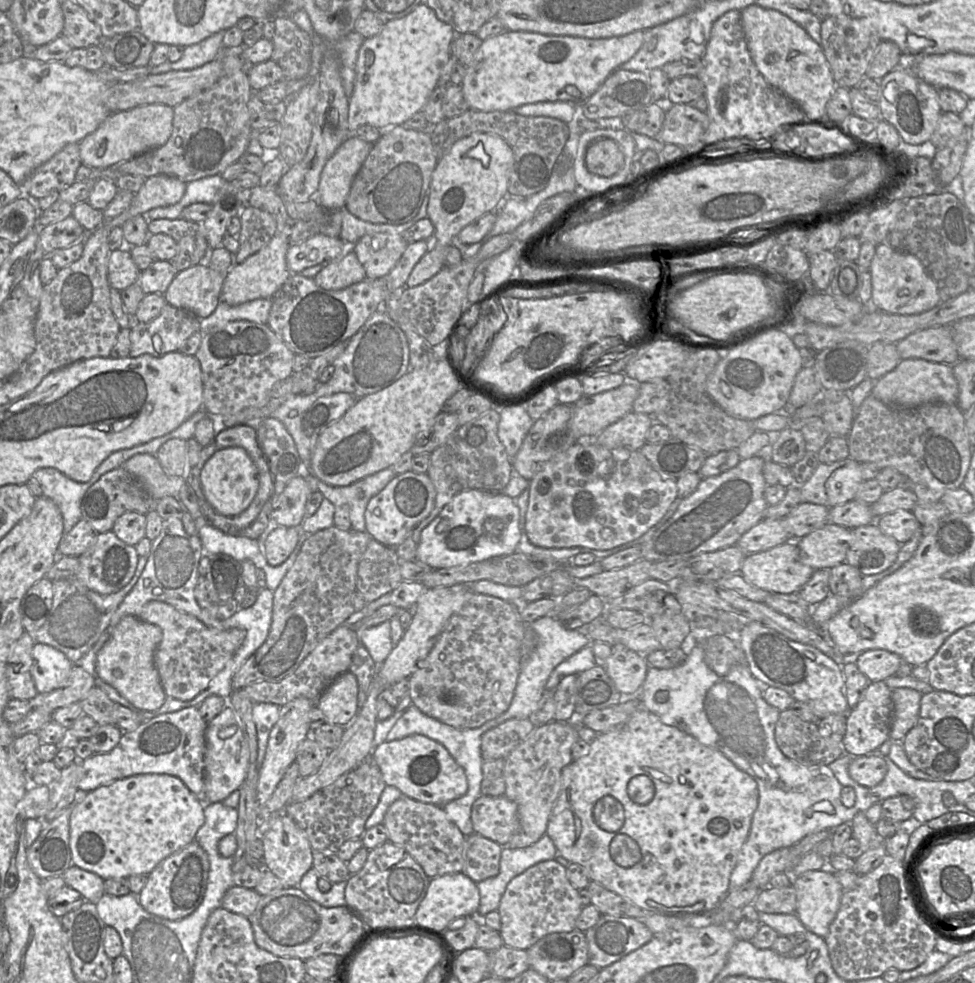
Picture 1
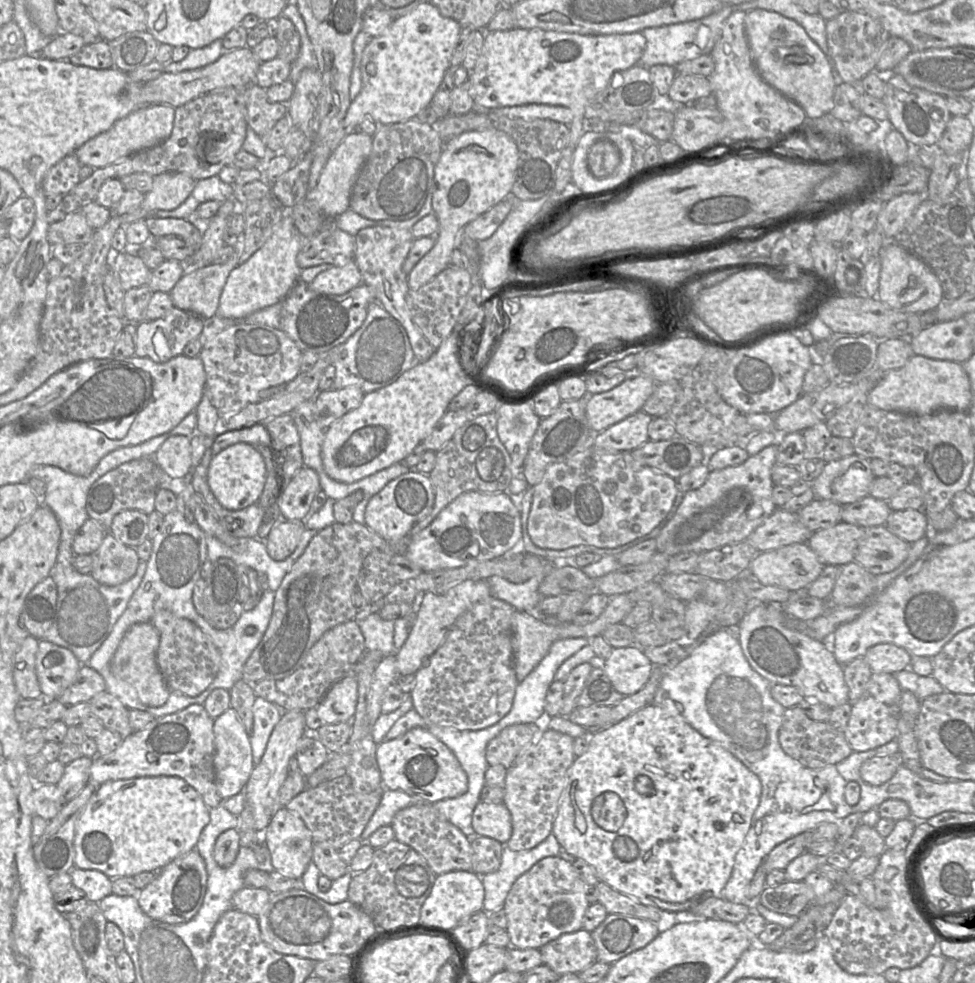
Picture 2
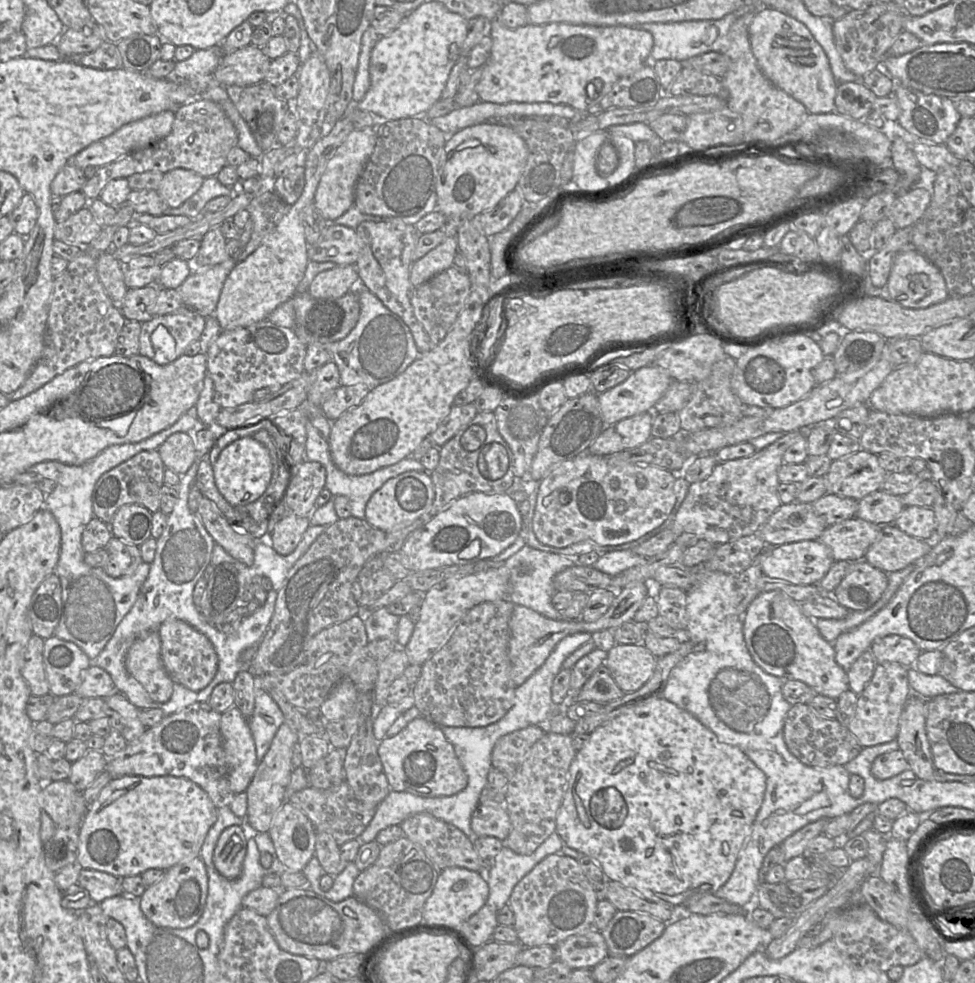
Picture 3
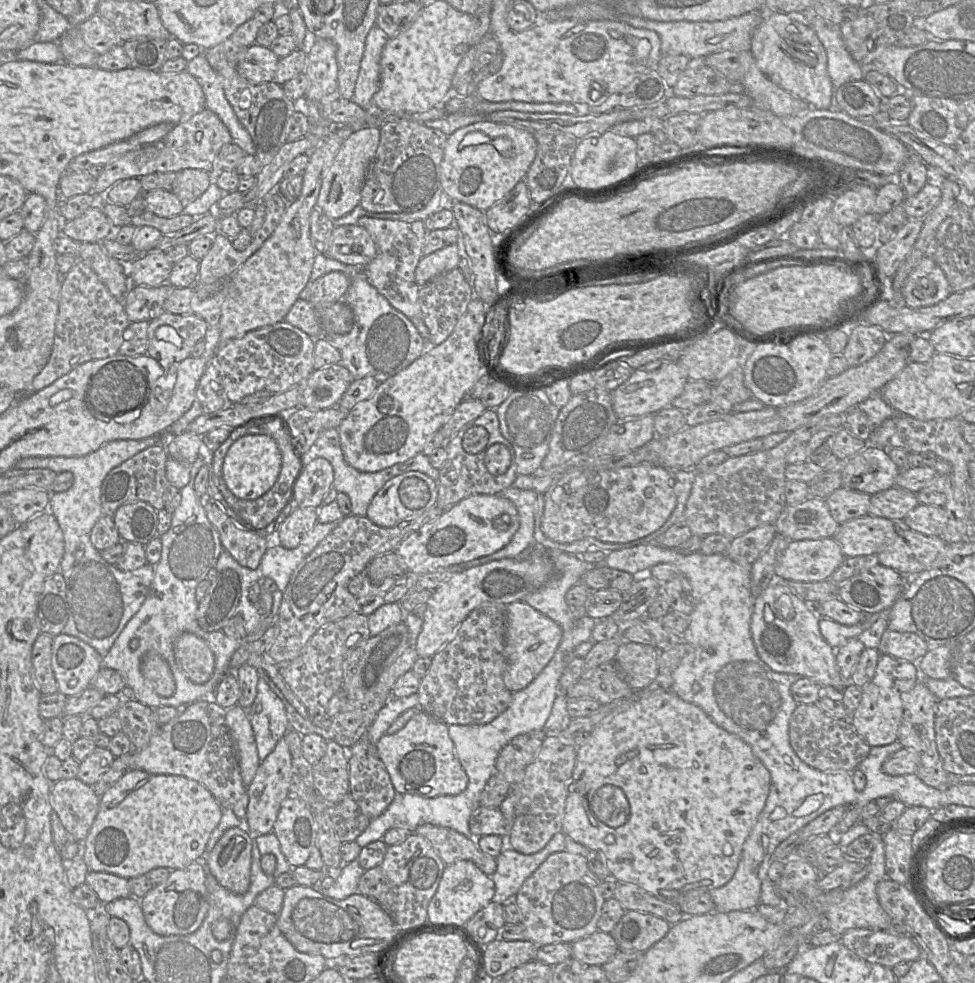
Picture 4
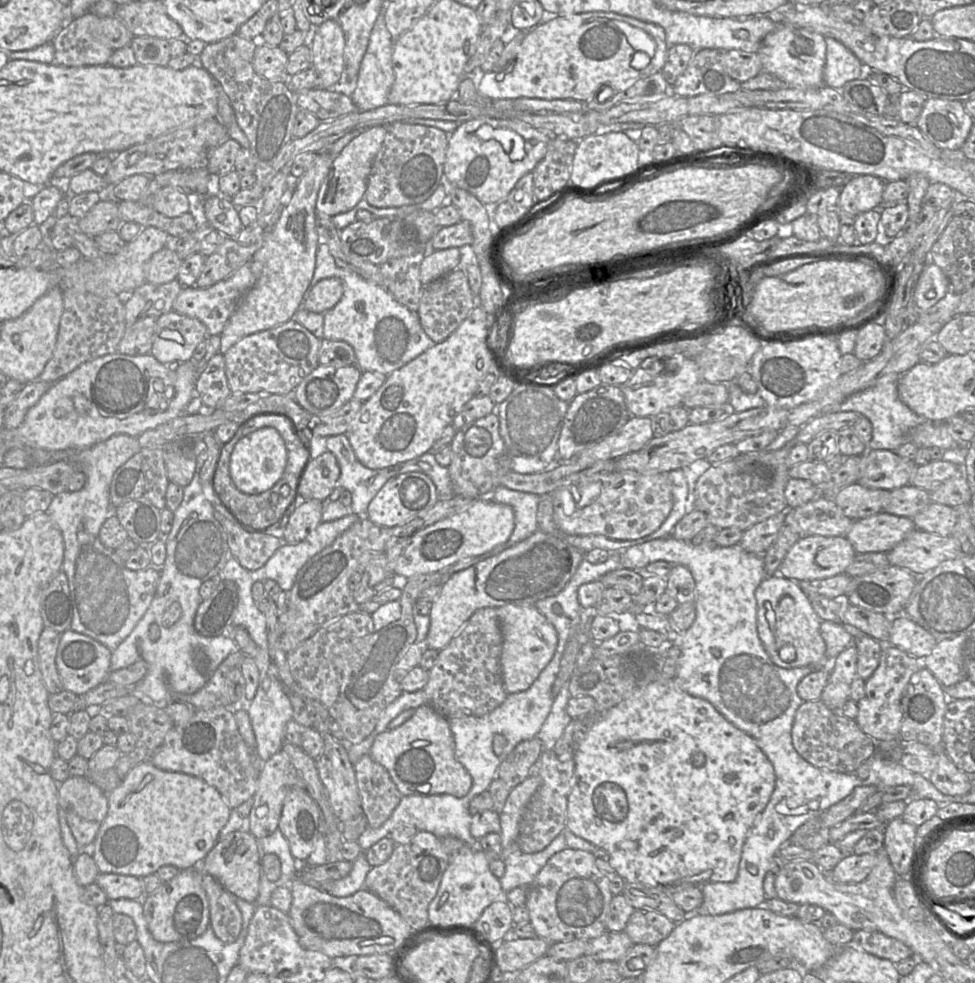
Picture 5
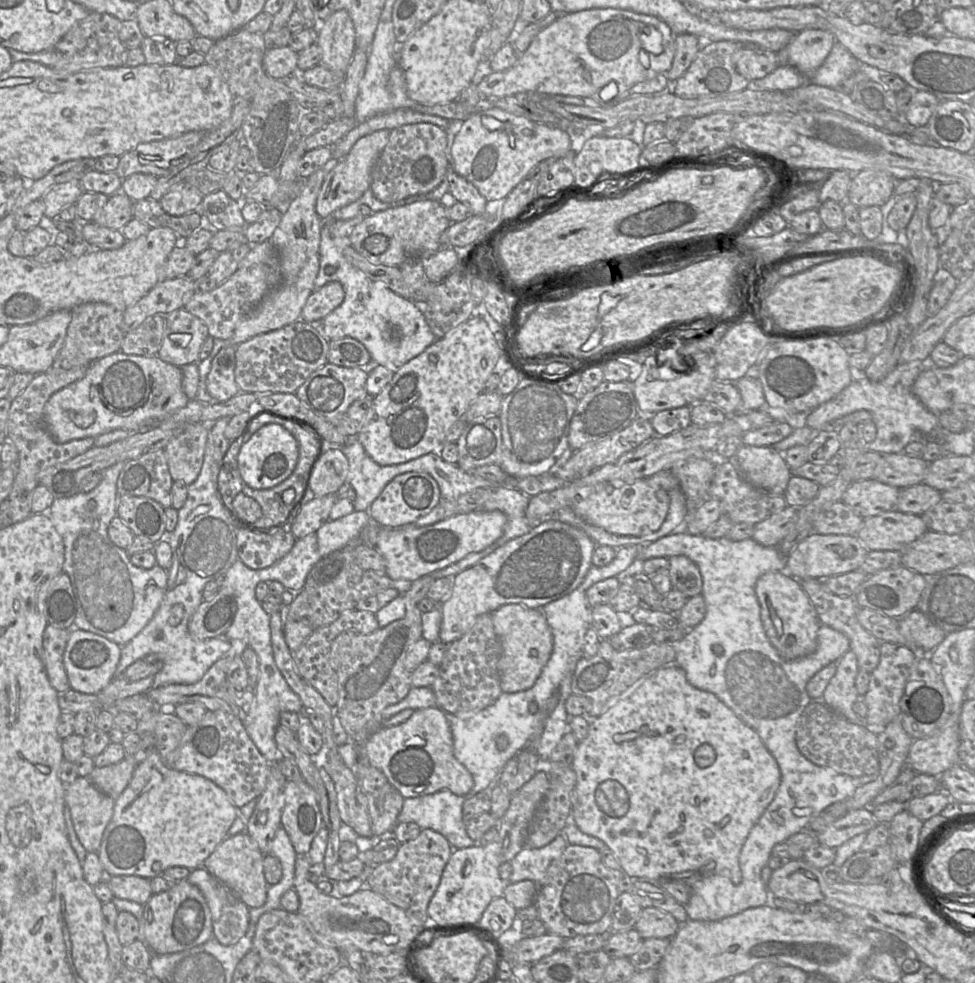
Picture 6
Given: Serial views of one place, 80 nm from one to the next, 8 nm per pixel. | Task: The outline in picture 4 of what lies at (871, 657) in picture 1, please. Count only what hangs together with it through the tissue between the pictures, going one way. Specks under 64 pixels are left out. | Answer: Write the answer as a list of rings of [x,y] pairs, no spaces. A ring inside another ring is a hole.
[[[887,629],[881,636],[878,650],[881,654],[914,662],[919,661],[929,648],[926,642],[914,633]]]

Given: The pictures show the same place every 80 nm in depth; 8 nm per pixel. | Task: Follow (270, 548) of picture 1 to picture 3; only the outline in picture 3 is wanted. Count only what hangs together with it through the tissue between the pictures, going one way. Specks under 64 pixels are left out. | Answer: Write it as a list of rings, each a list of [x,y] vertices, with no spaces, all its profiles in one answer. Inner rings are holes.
[[[290,512],[277,523],[268,536],[268,542],[278,554],[289,555],[296,549],[309,526],[309,516],[298,516]]]

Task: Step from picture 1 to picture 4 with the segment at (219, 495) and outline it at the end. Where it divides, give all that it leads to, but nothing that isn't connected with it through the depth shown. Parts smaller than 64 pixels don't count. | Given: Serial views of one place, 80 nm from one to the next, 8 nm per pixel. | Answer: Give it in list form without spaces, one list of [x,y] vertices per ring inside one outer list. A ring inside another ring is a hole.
[[[246,435],[229,448],[222,474],[227,488],[239,499],[255,500],[264,495],[277,481],[281,470],[281,452],[269,435]]]

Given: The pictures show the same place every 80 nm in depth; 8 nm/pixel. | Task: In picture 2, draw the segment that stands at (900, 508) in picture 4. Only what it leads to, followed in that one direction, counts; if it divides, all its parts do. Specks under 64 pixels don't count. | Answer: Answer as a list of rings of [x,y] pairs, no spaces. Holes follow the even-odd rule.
[[[870,495],[842,506],[842,522],[859,527],[875,527],[885,525],[892,510],[887,501]]]

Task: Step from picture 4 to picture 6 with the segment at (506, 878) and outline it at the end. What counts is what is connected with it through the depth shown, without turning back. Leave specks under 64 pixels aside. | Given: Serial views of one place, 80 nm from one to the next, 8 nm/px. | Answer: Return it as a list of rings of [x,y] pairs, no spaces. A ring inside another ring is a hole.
[[[562,831],[548,845],[542,848],[524,847],[511,861],[512,874],[509,883],[531,880],[539,884],[544,878],[550,863],[561,856],[568,842]]]

